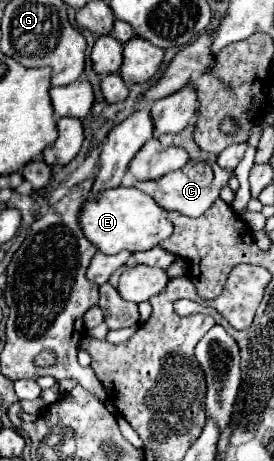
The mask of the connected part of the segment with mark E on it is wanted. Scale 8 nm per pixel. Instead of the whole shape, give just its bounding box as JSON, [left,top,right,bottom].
[80,186,174,254]

